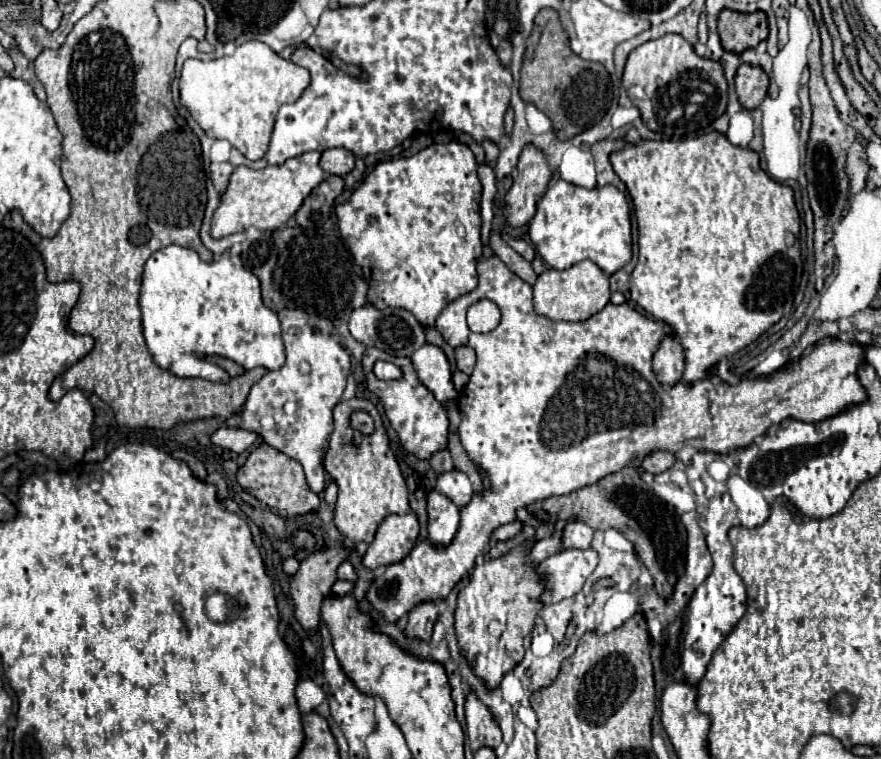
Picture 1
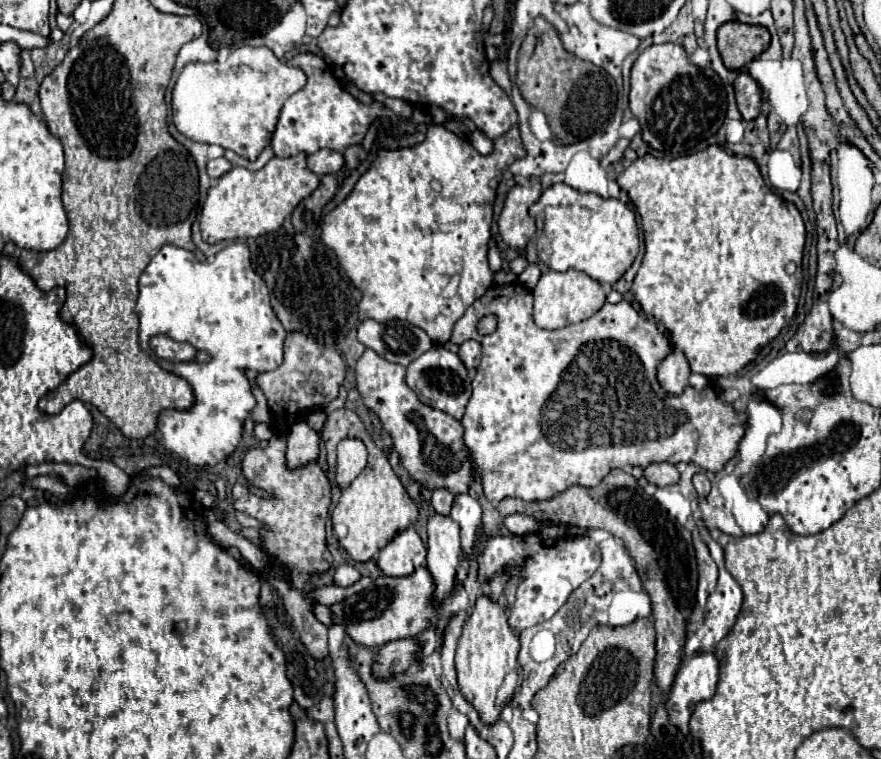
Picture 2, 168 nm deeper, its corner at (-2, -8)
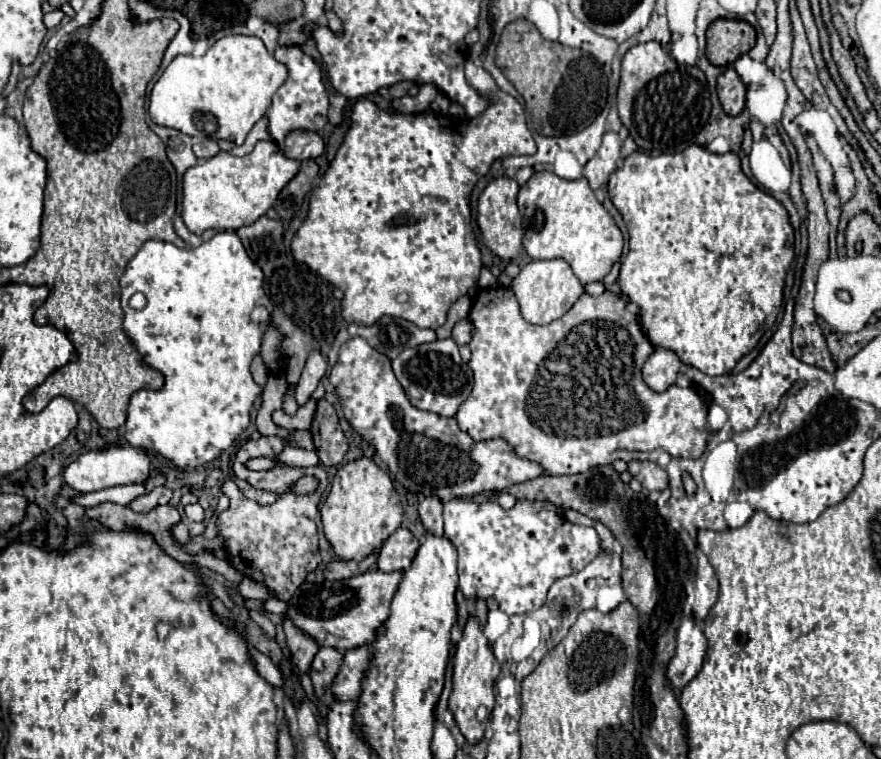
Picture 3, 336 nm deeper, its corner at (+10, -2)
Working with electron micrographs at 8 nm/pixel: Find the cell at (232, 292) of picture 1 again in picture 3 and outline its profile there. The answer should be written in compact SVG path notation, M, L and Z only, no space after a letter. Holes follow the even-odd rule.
M217 232L199 248L177 248L171 242L149 240L133 256L121 276L121 308L125 312L123 330L133 346L143 356L143 362L165 376L161 390L139 390L129 400L129 416L125 430L125 444L107 444L101 450L81 454L75 462L65 466L63 480L77 492L87 494L109 486L141 484L149 478L149 470L137 470L137 462L151 462L149 450L159 450L161 456L175 466L203 466L219 458L235 438L249 426L251 410L261 394L249 366L259 354L261 338L267 324L253 324L251 312L255 306L265 306L272 312L272 301L263 290L263 270L249 258L245 246L235 232ZM135 292L147 296L143 310L133 310L129 298Z

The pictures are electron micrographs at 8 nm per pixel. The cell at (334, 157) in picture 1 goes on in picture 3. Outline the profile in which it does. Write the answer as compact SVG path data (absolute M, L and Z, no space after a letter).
M293 130L285 136L283 142L283 154L287 158L295 158L295 160L305 160L305 158L317 158L323 154L325 142L321 140L321 136L317 132L309 132L309 130Z

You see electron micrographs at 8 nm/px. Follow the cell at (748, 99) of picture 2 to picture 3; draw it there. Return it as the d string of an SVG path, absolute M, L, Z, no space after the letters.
M727 68L717 78L717 94L723 110L729 116L739 116L745 108L745 84L733 68Z

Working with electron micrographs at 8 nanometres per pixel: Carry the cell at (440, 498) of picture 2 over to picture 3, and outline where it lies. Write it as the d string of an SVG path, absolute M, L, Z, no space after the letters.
M427 496L421 504L419 504L419 516L423 520L423 526L427 528L427 532L441 536L443 534L443 516L441 516L441 500L435 496Z

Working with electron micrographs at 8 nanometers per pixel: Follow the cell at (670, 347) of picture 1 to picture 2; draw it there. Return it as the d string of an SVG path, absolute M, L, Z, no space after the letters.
M671 350L671 354L657 368L657 380L669 394L681 394L687 386L689 374L689 362L681 350Z

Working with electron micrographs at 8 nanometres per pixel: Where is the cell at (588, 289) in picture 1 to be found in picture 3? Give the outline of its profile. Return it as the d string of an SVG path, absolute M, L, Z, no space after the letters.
M553 258L533 260L525 264L517 278L513 280L511 290L515 292L521 306L521 314L529 324L549 324L561 318L579 300L579 296L583 294L583 284L577 280L577 276L573 274L571 266L565 260Z

